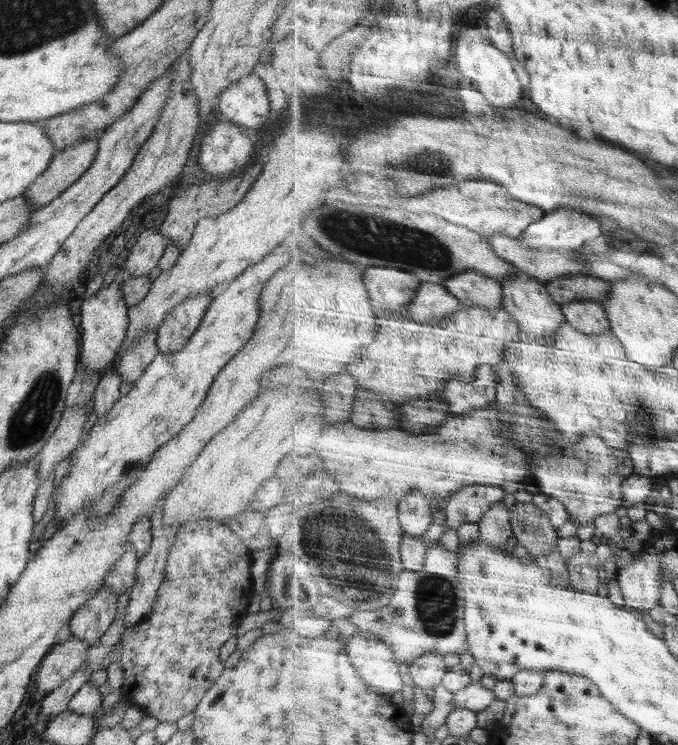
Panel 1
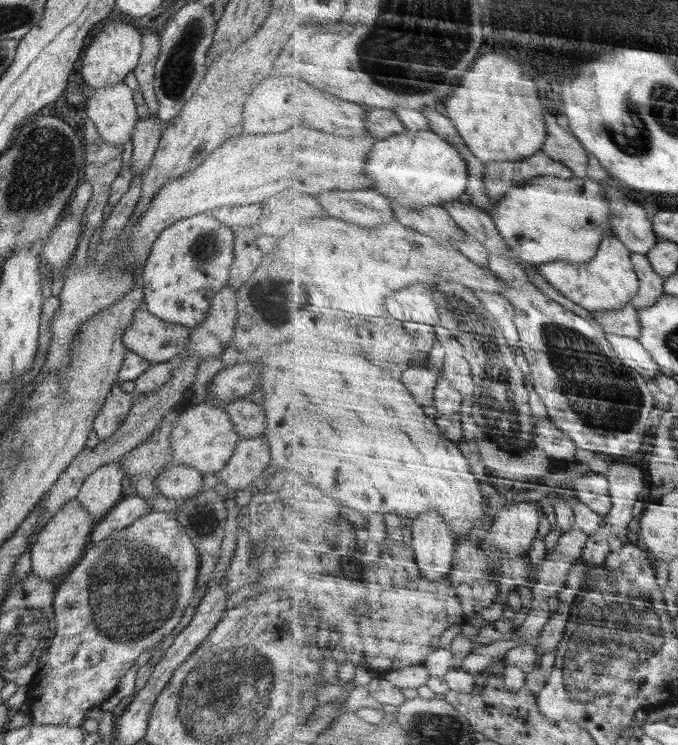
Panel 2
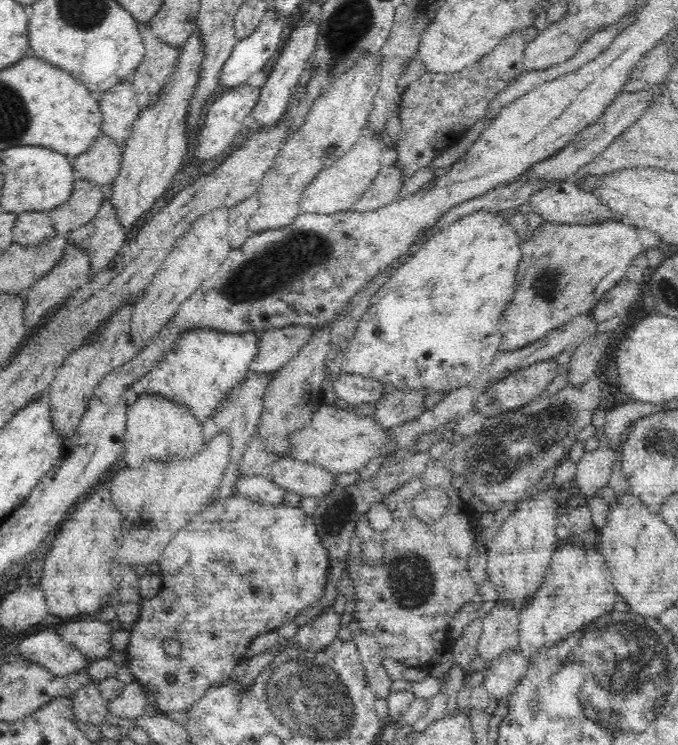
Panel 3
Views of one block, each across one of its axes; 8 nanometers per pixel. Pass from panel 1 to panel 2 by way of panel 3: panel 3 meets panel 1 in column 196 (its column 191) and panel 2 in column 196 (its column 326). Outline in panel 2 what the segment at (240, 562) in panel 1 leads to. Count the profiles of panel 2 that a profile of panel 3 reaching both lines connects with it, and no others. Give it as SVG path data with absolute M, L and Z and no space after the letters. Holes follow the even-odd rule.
M175 511L146 513L140 518L134 519L127 528L121 529L108 539L104 539L92 547L88 547L81 559L73 566L73 569L56 583L56 589L53 598L53 607L55 612L56 632L52 639L52 644L48 647L48 660L44 666L36 670L35 676L29 685L30 715L33 723L38 725L72 725L73 727L82 726L82 721L86 720L84 712L95 706L100 706L105 700L115 694L121 679L135 664L138 655L152 646L158 647L164 637L171 636L172 629L180 622L185 608L191 603L199 571L200 561L196 546L190 541L188 533L182 529L177 521Z

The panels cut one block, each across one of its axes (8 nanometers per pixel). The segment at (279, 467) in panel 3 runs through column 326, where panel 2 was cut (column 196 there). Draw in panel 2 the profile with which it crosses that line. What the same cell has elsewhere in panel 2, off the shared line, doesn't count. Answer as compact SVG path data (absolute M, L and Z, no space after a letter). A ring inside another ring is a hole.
M172 464L153 480L153 486L166 498L185 499L202 490L204 476L190 466Z

